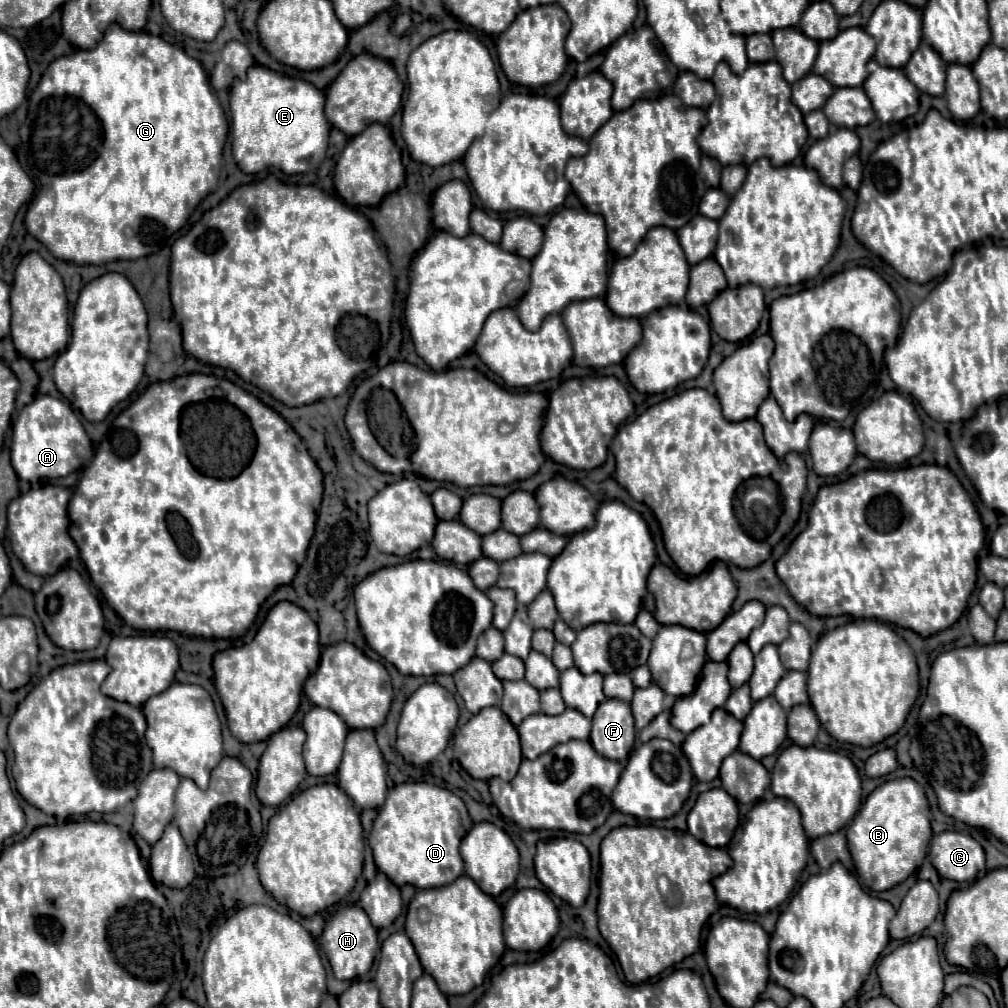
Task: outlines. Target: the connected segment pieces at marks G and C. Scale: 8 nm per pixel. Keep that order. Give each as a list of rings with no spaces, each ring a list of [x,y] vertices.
[[[110,24],[110,28],[104,32],[104,38],[94,50],[74,50],[68,56],[56,58],[46,68],[40,84],[30,94],[26,124],[30,128],[28,164],[30,164],[30,174],[38,184],[36,196],[30,202],[30,208],[24,218],[26,230],[36,240],[40,240],[58,260],[72,262],[78,266],[106,264],[112,260],[138,260],[138,258],[156,254],[166,244],[164,238],[170,238],[176,230],[180,230],[188,220],[188,216],[194,212],[194,208],[210,192],[216,190],[218,174],[222,166],[222,148],[228,136],[228,122],[226,122],[224,110],[208,82],[208,74],[202,68],[202,64],[190,58],[182,48],[164,42],[160,36],[152,36],[148,32],[130,32],[130,30],[124,30],[120,24]]]
[[[942,832],[930,842],[930,860],[942,878],[966,882],[984,870],[982,846],[966,834]]]

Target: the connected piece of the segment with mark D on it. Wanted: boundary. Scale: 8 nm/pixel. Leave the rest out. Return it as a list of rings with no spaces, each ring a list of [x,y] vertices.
[[[404,782],[392,786],[392,790],[388,792],[384,806],[378,810],[378,816],[374,820],[368,844],[374,852],[374,862],[378,870],[384,872],[394,884],[410,884],[420,890],[442,888],[464,874],[464,862],[460,858],[458,846],[470,828],[472,820],[468,816],[466,804],[456,794],[428,782]]]

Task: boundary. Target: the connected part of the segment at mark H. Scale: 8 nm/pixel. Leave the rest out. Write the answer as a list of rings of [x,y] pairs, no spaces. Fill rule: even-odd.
[[[358,904],[348,906],[332,916],[332,920],[326,924],[322,938],[320,938],[320,948],[324,950],[332,972],[338,980],[354,980],[362,974],[366,974],[372,968],[376,950],[378,950],[378,936],[376,928],[370,924],[366,912]]]

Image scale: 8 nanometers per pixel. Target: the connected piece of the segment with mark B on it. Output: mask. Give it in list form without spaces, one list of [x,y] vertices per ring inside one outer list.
[[[898,778],[878,786],[846,830],[848,850],[860,880],[874,892],[890,890],[920,868],[932,838],[930,806],[922,786],[912,778]]]

